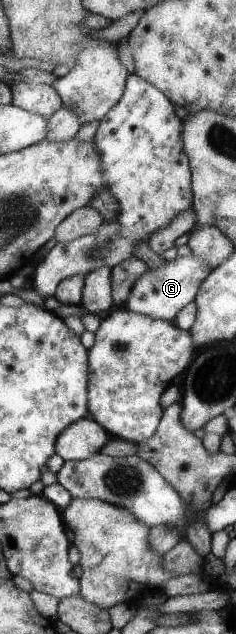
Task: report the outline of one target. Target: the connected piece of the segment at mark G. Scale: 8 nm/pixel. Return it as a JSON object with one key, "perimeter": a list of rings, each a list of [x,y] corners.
{"perimeter":[[[193,253],[188,257],[167,260],[165,265],[147,269],[147,272],[139,277],[134,289],[131,289],[131,295],[129,295],[125,306],[130,311],[174,323],[179,313],[182,313],[188,304],[196,301],[201,285],[205,283],[211,273],[213,273],[213,267],[207,265],[201,257],[197,257]]]}

